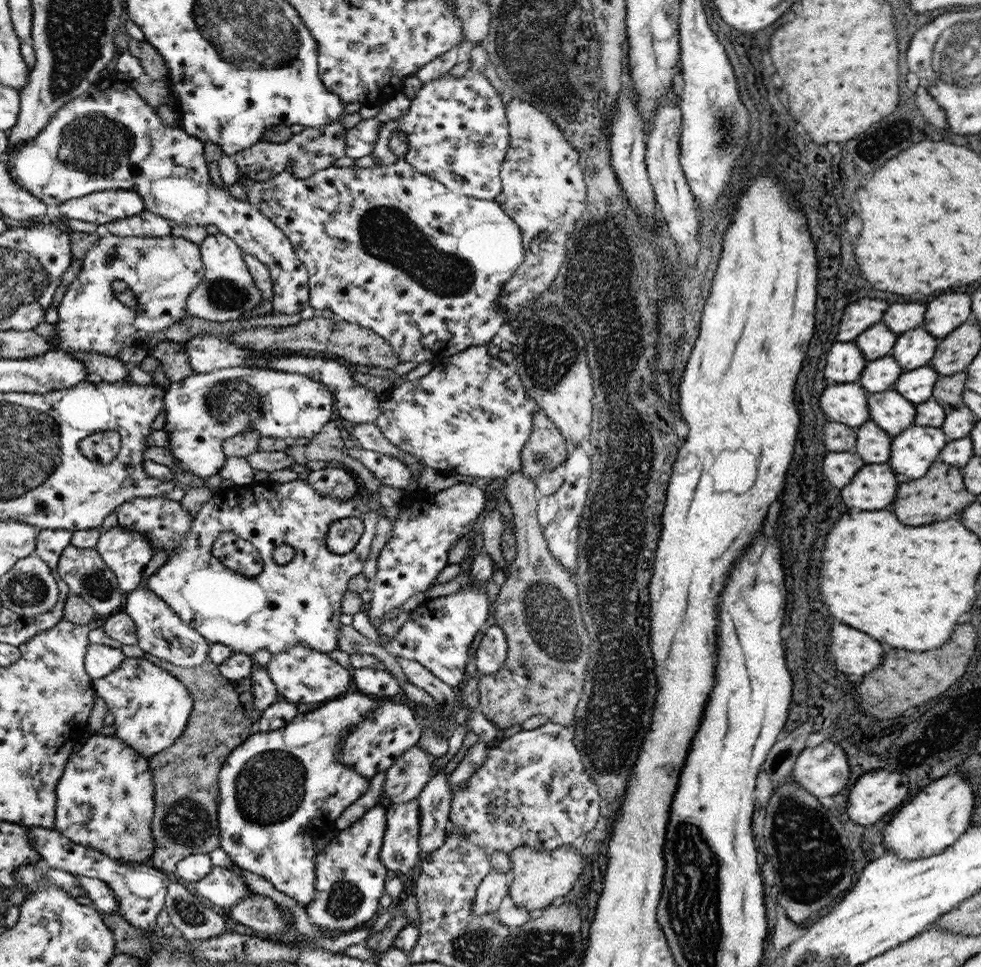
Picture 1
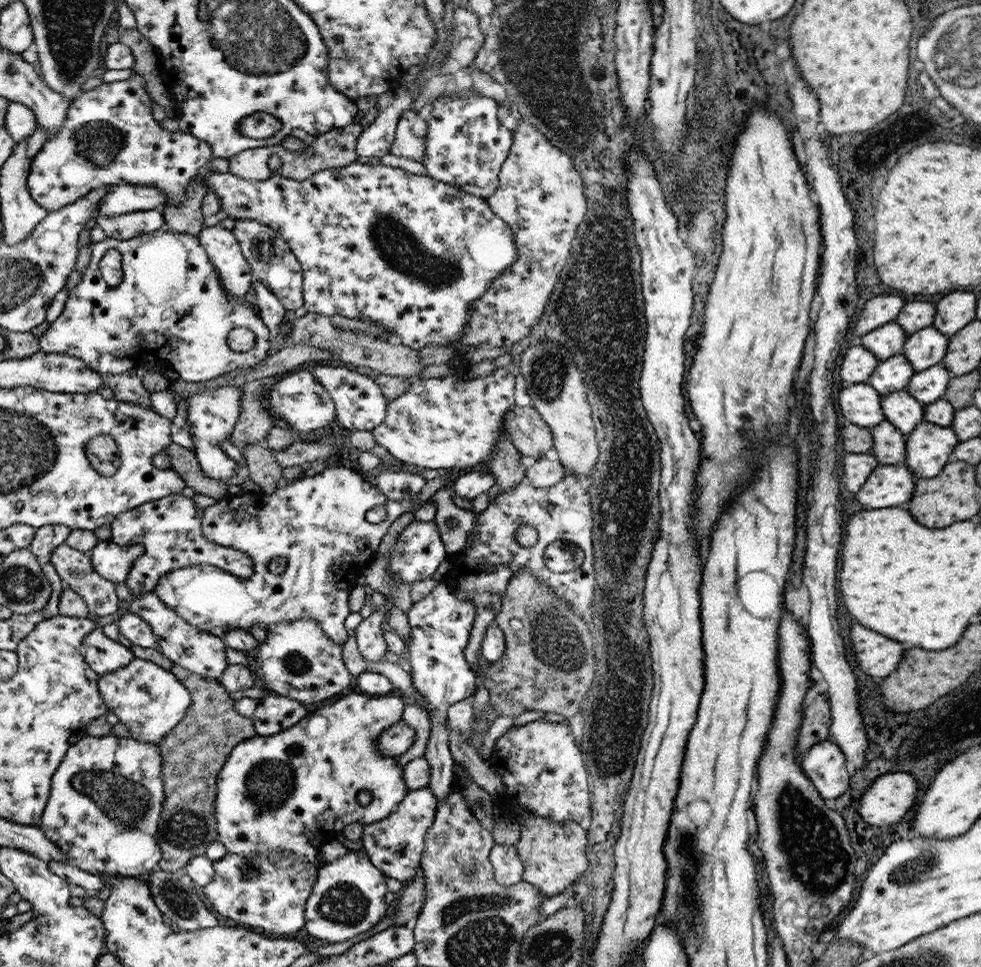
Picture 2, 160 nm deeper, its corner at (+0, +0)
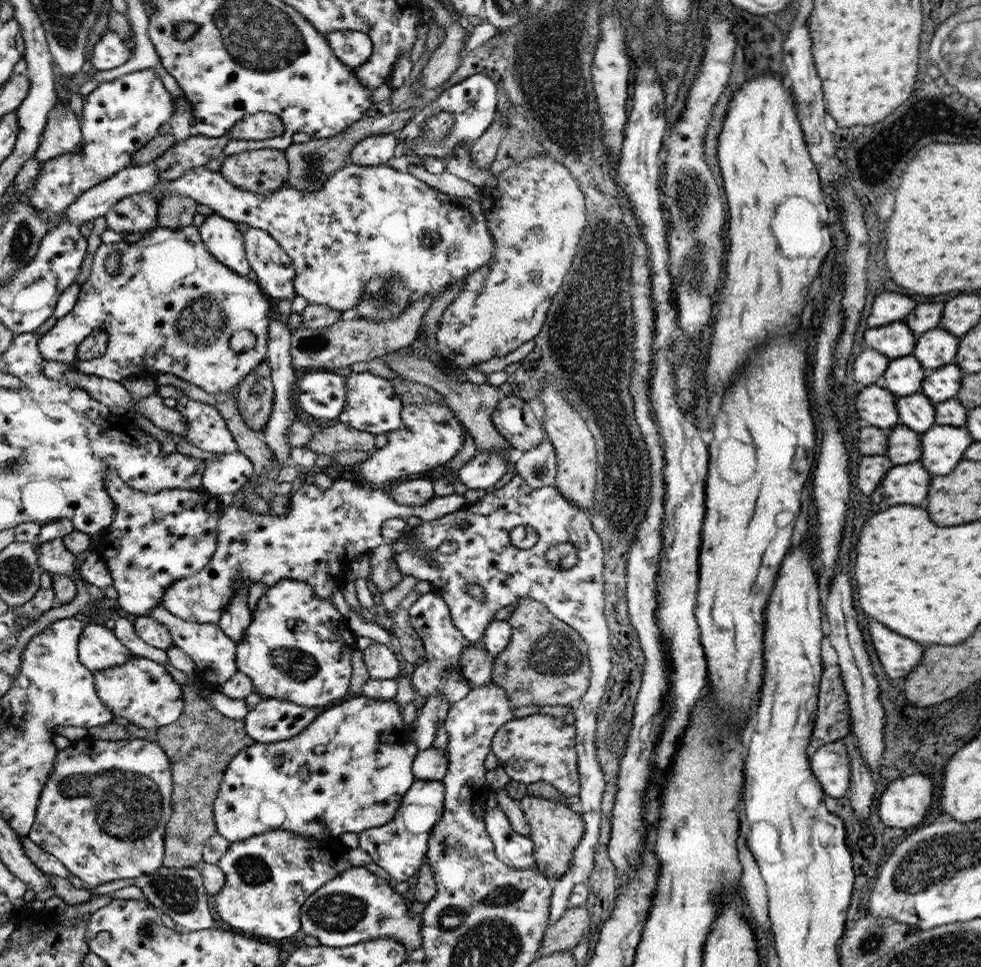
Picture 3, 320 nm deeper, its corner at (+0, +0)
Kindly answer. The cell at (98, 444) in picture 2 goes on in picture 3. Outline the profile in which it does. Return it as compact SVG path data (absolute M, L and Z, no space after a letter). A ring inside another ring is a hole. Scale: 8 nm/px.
M106 469L105 488L117 504L116 519L101 531L100 544L116 550L116 556L102 555L118 593L118 603L124 611L137 616L151 616L154 608L164 604L165 593L177 580L185 579L204 570L217 550L218 524L223 504L218 497L207 491L174 489L158 493L138 492L126 485L114 469Z

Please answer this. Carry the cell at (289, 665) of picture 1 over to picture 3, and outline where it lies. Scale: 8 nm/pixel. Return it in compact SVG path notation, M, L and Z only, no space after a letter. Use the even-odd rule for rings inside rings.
M282 578L258 600L252 620L237 640L237 670L253 680L255 691L263 698L287 700L300 706L316 708L328 706L348 694L353 678L353 652L357 650L357 634L351 631L349 622L332 602L318 597L305 582Z

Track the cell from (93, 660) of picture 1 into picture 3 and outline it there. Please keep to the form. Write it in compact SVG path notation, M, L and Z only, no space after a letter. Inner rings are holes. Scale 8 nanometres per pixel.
M87 622L79 644L80 661L94 672L129 662L134 654L118 637L97 622Z

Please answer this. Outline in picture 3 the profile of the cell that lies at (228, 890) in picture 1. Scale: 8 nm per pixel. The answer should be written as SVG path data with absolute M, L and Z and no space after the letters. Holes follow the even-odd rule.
M282 829L231 843L217 864L224 871L226 882L221 892L214 896L216 917L229 924L233 931L247 936L275 943L294 938L296 932L301 930L301 907L304 906L305 900L324 887L329 880L340 875L341 871L354 866L342 858L348 850L337 837L307 839L295 832Z

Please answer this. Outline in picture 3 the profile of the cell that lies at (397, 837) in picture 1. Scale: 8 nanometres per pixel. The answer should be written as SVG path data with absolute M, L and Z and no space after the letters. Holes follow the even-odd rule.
M416 780L401 800L396 818L382 827L369 828L358 834L359 847L390 874L392 880L407 881L426 864L429 838L445 810L445 784L442 781Z

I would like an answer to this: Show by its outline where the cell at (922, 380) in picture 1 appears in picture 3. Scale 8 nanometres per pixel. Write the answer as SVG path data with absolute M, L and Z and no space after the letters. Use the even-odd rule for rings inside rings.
M954 362L926 372L921 393L933 403L941 403L957 396L964 372Z

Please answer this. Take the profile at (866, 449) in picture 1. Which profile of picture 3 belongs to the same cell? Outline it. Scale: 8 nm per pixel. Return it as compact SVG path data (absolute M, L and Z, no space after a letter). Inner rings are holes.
M898 423L889 430L886 456L896 466L917 462L922 454L921 436L911 428Z

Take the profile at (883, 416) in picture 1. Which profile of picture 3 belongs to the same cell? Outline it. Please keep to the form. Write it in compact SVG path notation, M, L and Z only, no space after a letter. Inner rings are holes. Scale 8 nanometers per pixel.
M921 392L897 398L896 408L899 423L911 428L914 432L924 433L935 425L933 402Z

